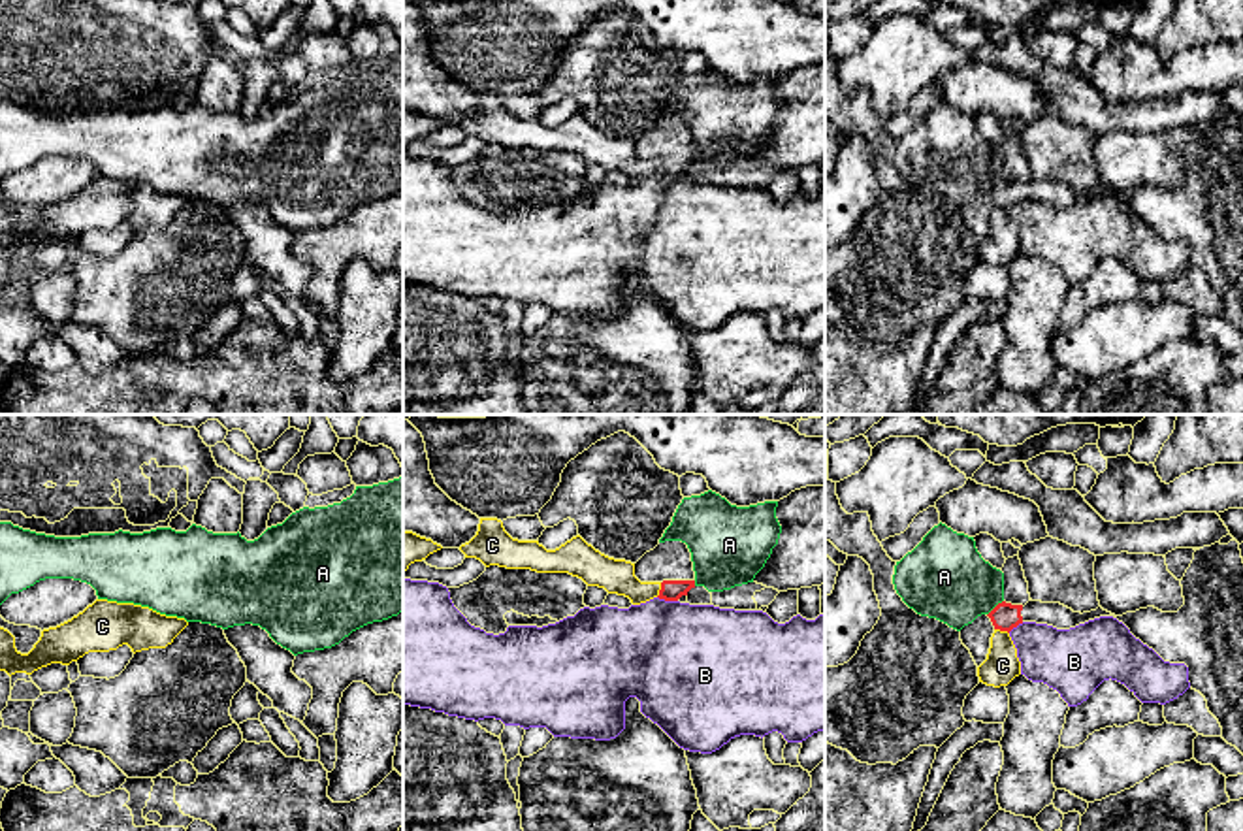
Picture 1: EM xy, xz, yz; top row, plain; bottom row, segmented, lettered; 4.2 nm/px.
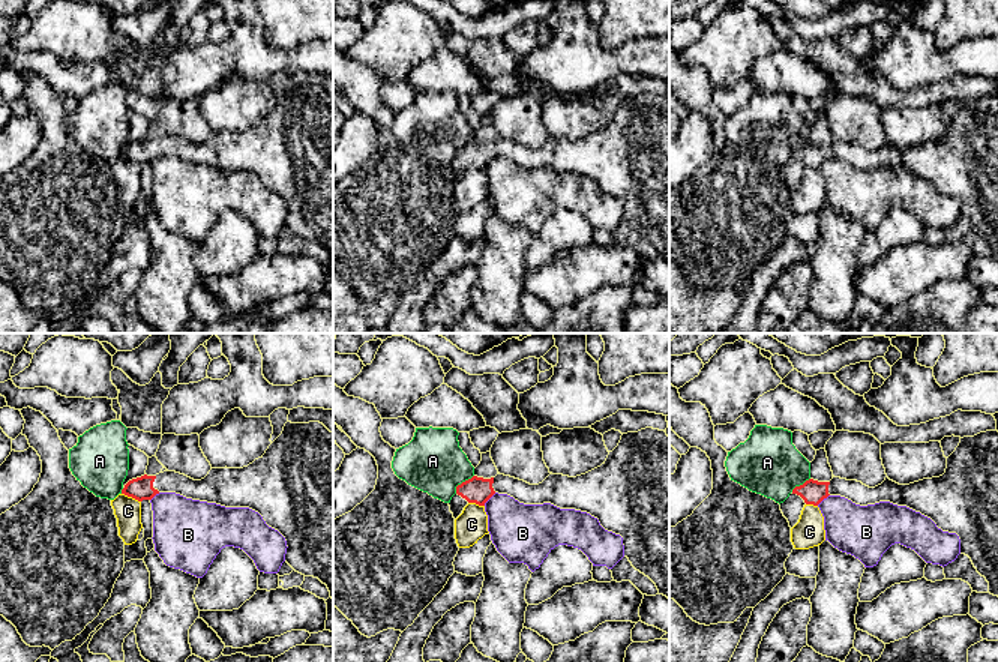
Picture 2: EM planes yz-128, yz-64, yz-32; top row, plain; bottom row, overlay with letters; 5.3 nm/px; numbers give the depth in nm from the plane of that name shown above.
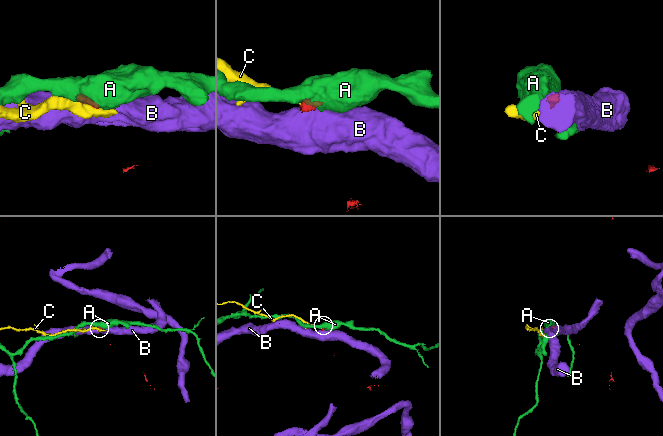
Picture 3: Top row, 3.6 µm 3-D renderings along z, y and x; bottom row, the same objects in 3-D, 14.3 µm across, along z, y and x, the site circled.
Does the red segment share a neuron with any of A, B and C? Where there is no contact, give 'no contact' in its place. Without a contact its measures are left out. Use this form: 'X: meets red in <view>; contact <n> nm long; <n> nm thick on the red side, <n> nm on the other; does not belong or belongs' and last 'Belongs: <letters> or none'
A: meets red in yz; contact 100 nm long; 120 nm thick on the red side, 360 nm on the other; does not belong
B: meets red in xz; contact 90 nm long; 100 nm thick on the red side, 460 nm on the other; does not belong
C: meets red in xz; contact 70 nm long; 100 nm thick on the red side, 140 nm on the other; does not belong
Belongs: none

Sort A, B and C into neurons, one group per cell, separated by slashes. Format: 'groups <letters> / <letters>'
groups A / B / C

